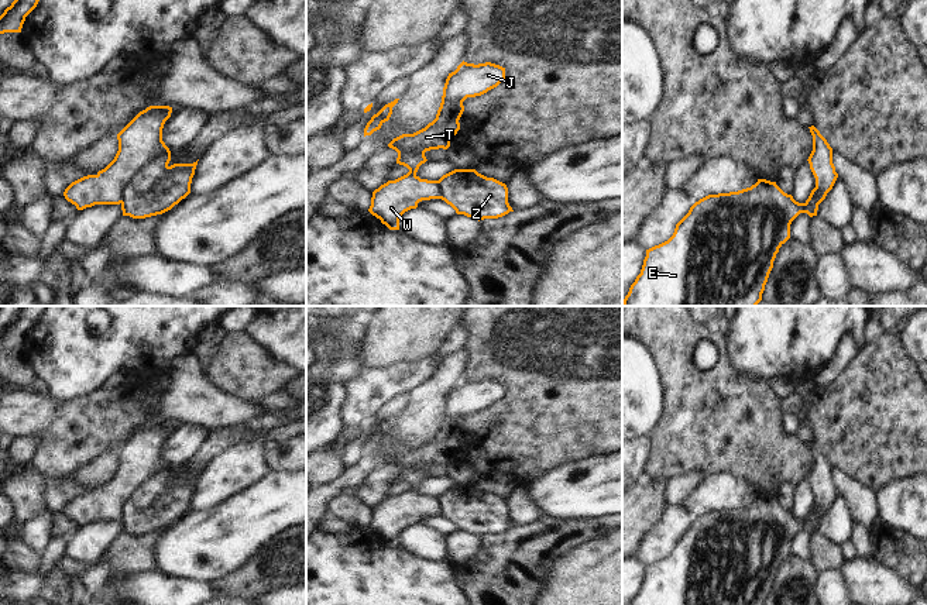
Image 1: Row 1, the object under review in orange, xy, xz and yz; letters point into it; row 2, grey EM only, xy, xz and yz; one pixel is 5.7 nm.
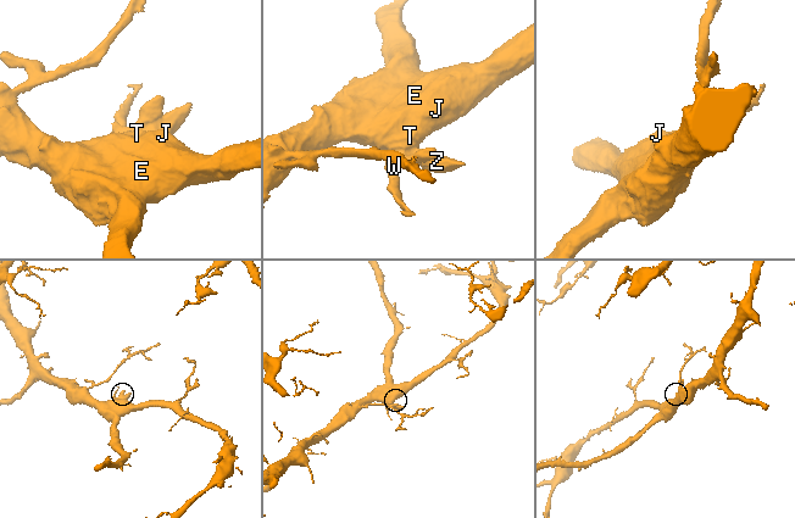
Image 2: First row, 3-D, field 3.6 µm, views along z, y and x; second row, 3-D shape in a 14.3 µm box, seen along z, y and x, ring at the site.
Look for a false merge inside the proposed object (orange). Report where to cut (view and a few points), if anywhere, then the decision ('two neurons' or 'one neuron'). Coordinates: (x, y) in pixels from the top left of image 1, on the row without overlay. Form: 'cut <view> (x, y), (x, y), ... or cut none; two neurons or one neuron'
cut xy (168, 464), (151, 473), (126, 497), (120, 518); two neurons

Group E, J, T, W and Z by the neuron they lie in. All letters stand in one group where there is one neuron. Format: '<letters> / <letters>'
E J T W / Z

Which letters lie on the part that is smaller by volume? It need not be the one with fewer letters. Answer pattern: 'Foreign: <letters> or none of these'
Foreign: Z

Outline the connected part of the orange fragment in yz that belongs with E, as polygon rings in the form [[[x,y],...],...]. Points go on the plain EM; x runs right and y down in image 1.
[[[766,495],[738,508],[708,511],[690,523],[667,557],[646,566],[641,589],[629,605],[765,605],[776,570],[790,554],[790,540],[804,525],[804,519]]]

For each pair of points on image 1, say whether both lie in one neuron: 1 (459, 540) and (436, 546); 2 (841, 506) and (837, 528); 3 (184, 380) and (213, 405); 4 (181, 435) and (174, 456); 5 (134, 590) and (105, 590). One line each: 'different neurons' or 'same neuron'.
1: different neurons
2: same neuron
3: same neuron
4: same neuron
5: different neurons

